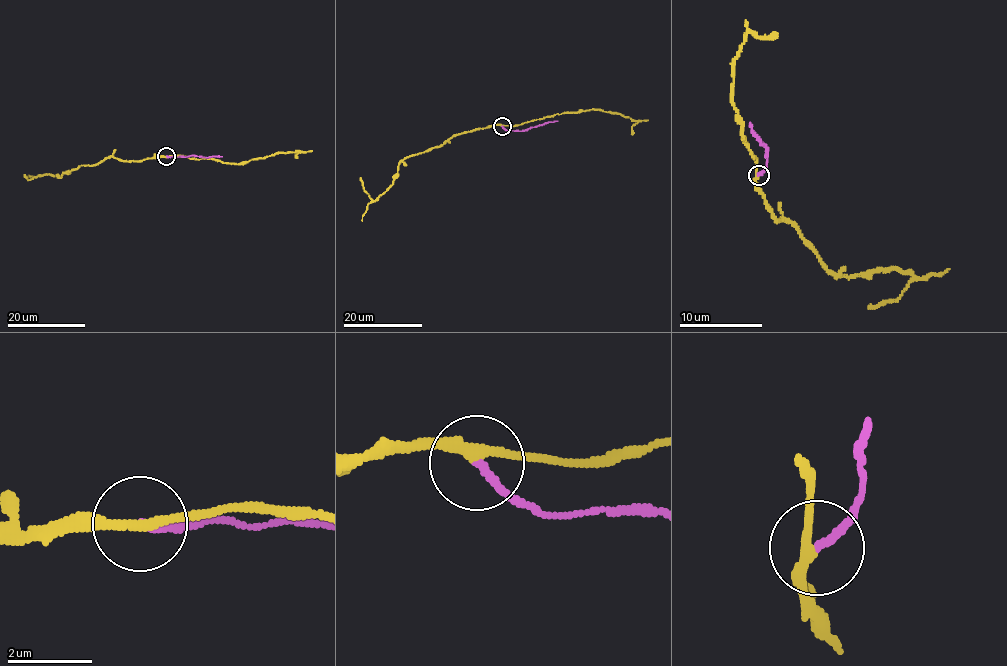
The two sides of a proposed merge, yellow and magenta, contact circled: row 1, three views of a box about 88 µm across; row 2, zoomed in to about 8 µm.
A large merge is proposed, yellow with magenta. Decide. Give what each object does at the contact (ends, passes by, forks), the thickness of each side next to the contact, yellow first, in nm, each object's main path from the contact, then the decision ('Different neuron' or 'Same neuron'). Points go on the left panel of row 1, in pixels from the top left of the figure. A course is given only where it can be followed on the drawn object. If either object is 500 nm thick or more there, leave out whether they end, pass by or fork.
At the ring yellow passes by. At the ring magenta ends. Thickness 240 nm (yellow) against 190 nm. Course of yellow: (166, 156), (126, 161), (110, 156), (94, 164), (78, 165), (61, 177), (48, 174), (28, 179), (24, 175). Course of magenta: (166, 156), (222, 156). Different neuron

